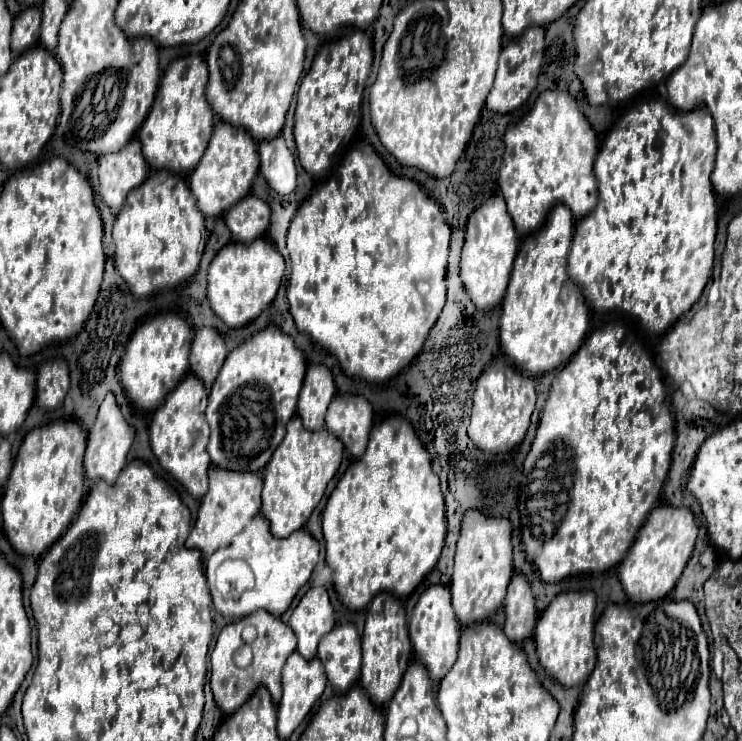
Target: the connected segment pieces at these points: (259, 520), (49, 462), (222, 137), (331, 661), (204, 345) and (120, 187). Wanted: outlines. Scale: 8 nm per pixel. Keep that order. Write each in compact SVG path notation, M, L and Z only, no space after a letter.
M255 516L229 548L219 548L205 560L213 606L217 612L237 618L261 608L273 616L281 616L291 606L299 588L307 584L317 558L319 544L307 530L297 530L289 538L275 540L265 518Z
M57 420L25 436L1 500L3 530L17 554L41 558L73 522L85 498L85 448L87 434L75 420Z
M221 122L215 126L215 132L199 166L189 176L189 188L195 194L197 206L203 212L203 216L219 216L249 194L257 172L259 172L257 142L251 138L251 134L247 134L247 130L239 130L231 124Z
M341 624L335 626L319 644L319 654L317 658L321 660L323 668L325 668L325 676L331 682L335 694L345 694L351 686L355 686L355 682L361 676L361 638L357 634L357 628L353 624Z
M215 328L197 330L189 356L191 374L195 374L209 390L223 366L225 356L227 356L227 348L223 336Z
M131 140L119 154L99 158L99 194L117 214L131 188L141 186L147 178L147 162L141 154L139 140Z

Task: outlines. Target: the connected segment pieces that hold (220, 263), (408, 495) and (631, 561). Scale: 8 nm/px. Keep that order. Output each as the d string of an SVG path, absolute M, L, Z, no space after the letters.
M257 238L251 244L231 242L219 250L209 266L209 304L229 328L241 328L255 320L275 300L283 272L283 256L265 238Z
M391 416L375 424L367 452L347 468L323 510L325 562L333 570L333 588L343 606L349 610L365 610L371 598L383 590L395 598L407 598L435 568L446 532L445 502L439 490L439 478L433 474L429 454L419 442L413 426L401 416Z
M669 504L653 508L647 516L647 522L641 526L627 558L619 566L619 580L629 600L643 604L665 598L673 590L675 582L681 578L683 568L691 558L695 540L697 524L689 508L675 508Z

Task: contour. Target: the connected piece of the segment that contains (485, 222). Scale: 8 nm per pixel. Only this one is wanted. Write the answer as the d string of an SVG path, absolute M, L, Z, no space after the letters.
M493 196L489 202L485 202L481 208L477 208L471 214L467 222L465 246L461 254L461 280L465 284L471 302L479 310L489 310L501 304L517 248L519 248L519 238L511 222L511 216L507 214L505 200L501 196Z

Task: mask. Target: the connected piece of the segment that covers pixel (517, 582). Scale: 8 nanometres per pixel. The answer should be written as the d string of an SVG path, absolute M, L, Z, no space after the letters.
M515 574L505 598L505 634L511 642L523 642L533 636L537 624L537 608L527 578Z

